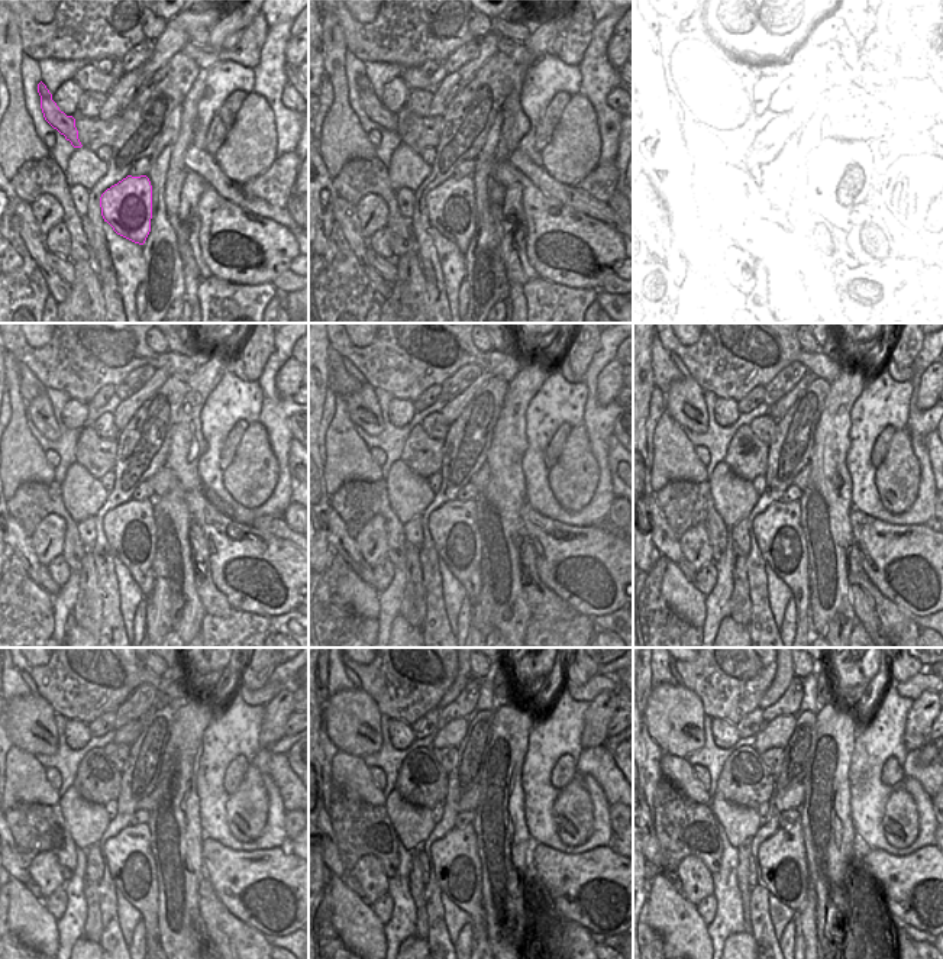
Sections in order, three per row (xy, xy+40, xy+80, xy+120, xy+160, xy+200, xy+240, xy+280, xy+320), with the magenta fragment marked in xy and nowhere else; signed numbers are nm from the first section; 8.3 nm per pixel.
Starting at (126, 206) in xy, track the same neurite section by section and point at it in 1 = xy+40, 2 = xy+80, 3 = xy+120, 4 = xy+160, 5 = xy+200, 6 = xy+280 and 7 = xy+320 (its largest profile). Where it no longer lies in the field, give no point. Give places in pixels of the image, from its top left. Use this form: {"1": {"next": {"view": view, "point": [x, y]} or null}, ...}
{"1": {"next": {"view": "xy+40", "point": [451, 206]}}, "2": {"next": {"view": "xy+80", "point": [777, 204]}}, "3": {"next": {"view": "xy+120", "point": [129, 528]}}, "4": {"next": {"view": "xy+160", "point": [454, 529]}}, "5": {"next": {"view": "xy+200", "point": [778, 532]}}, "6": {"next": {"view": "xy+280", "point": [458, 869]}}, "7": {"next": {"view": "xy+320", "point": [782, 861]}}}

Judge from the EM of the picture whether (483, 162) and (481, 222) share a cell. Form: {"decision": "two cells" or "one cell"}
{"decision": "one cell"}

